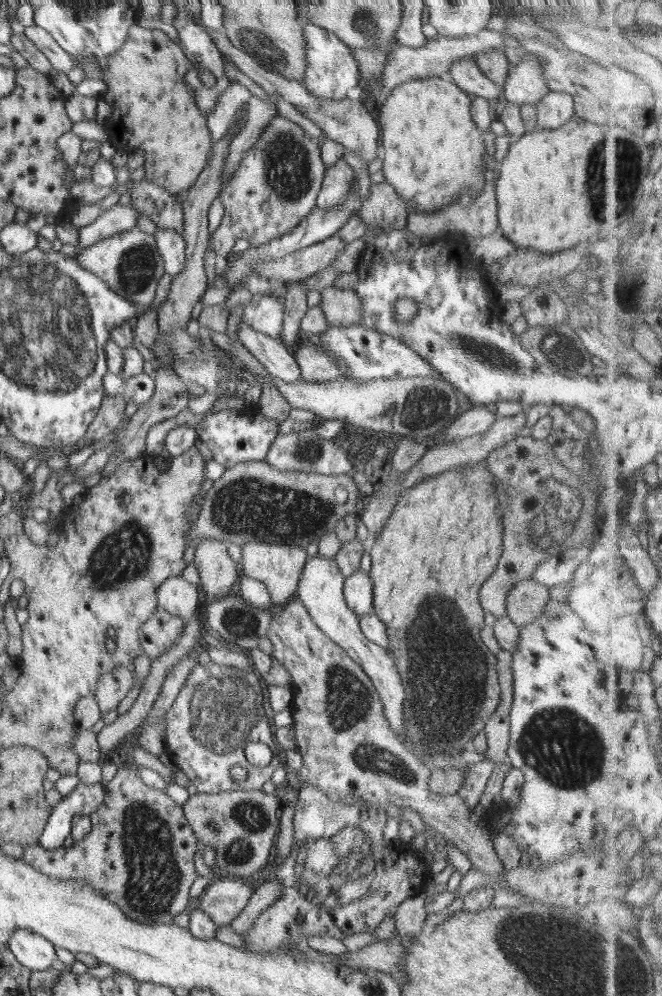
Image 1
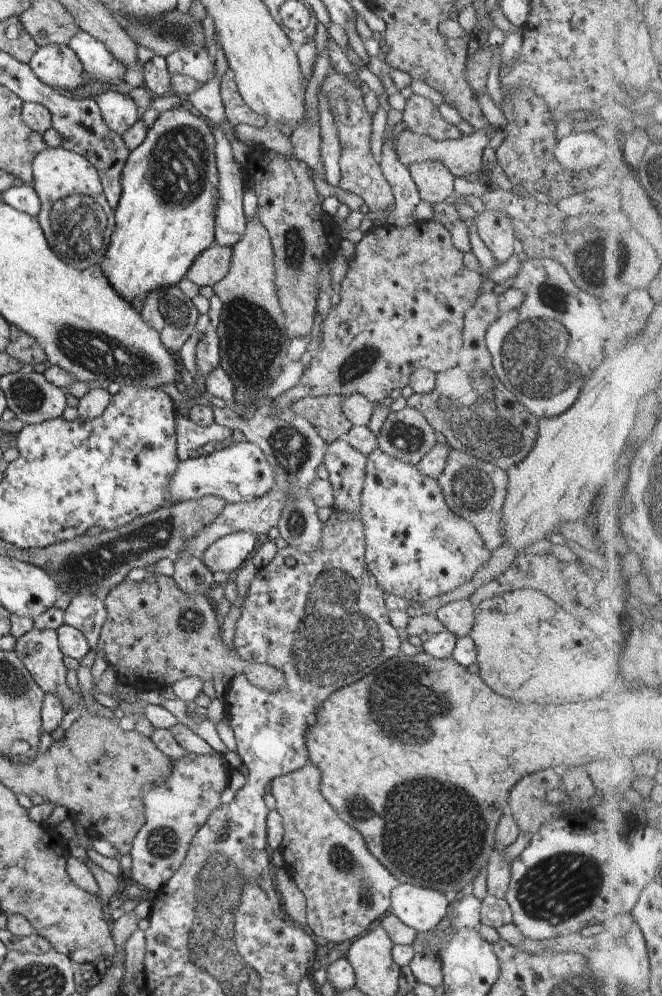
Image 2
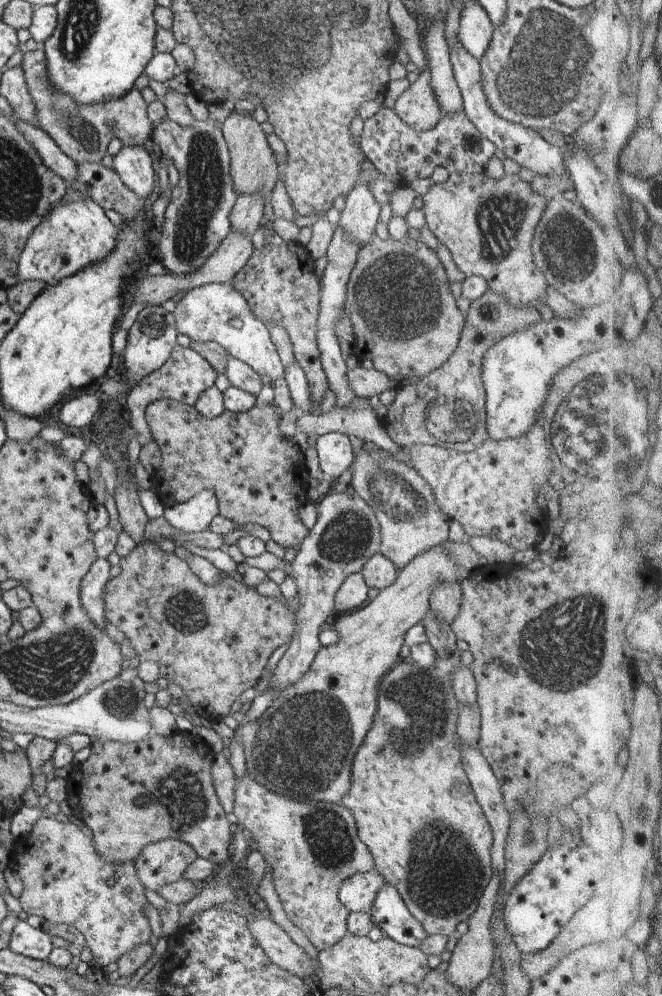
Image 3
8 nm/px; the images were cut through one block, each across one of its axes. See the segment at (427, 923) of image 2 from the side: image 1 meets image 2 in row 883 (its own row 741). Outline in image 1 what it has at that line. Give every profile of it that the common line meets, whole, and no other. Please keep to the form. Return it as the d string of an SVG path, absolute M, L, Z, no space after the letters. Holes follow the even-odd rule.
M319 553L314 556L307 556L300 582L298 583L295 600L299 601L305 608L307 614L312 617L317 627L330 637L336 644L340 645L348 653L348 656L358 663L364 673L376 687L380 695L380 701L384 705L384 715L390 721L396 737L406 750L411 752L411 741L408 741L406 730L404 730L404 716L402 716L402 700L404 700L404 688L400 684L400 672L396 668L395 660L391 653L379 644L374 644L362 633L359 625L359 616L347 606L343 594L343 582L345 578L336 566L334 558L322 558Z

